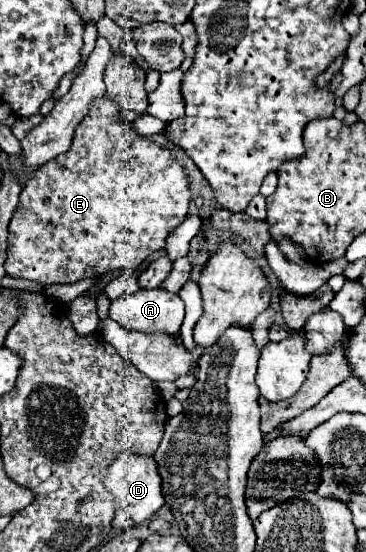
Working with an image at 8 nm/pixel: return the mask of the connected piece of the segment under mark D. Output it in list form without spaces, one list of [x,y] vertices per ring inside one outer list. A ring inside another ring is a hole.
[[[122,454],[110,466],[108,476],[104,480],[104,486],[114,494],[116,508],[122,508],[124,512],[128,512],[132,526],[138,526],[144,520],[150,520],[164,506],[160,476],[158,476],[154,458],[136,458],[136,454]]]

